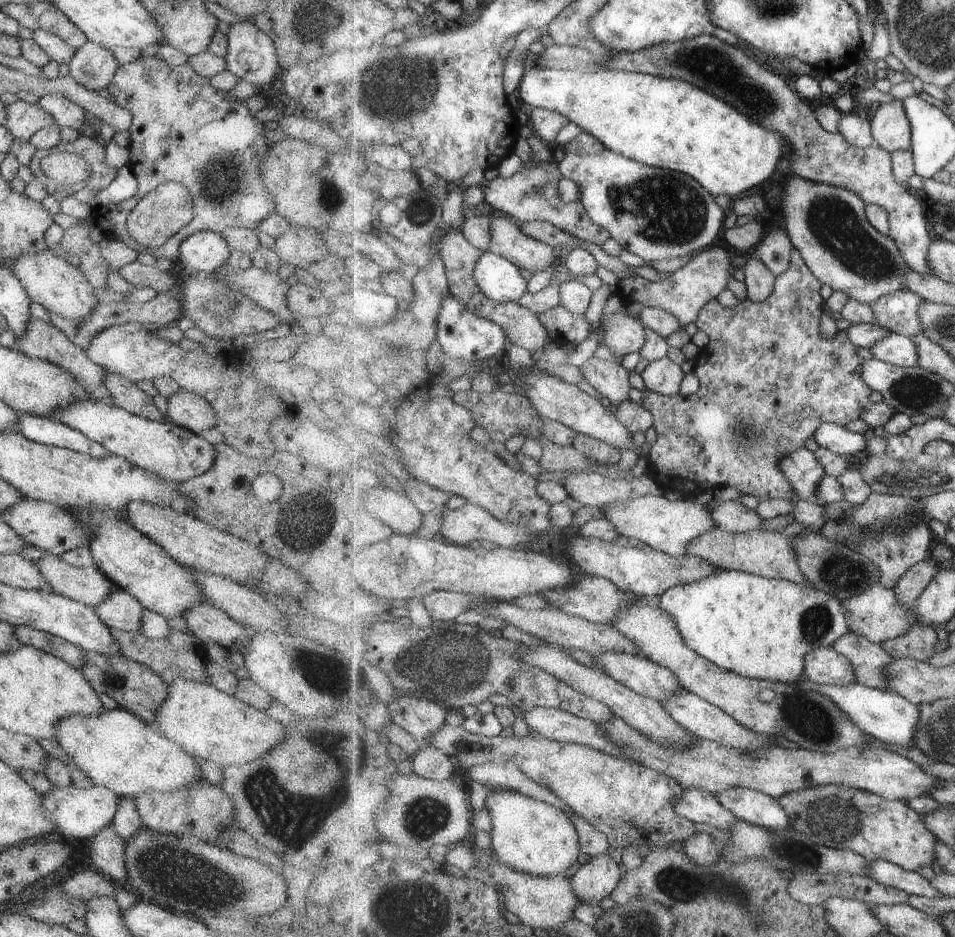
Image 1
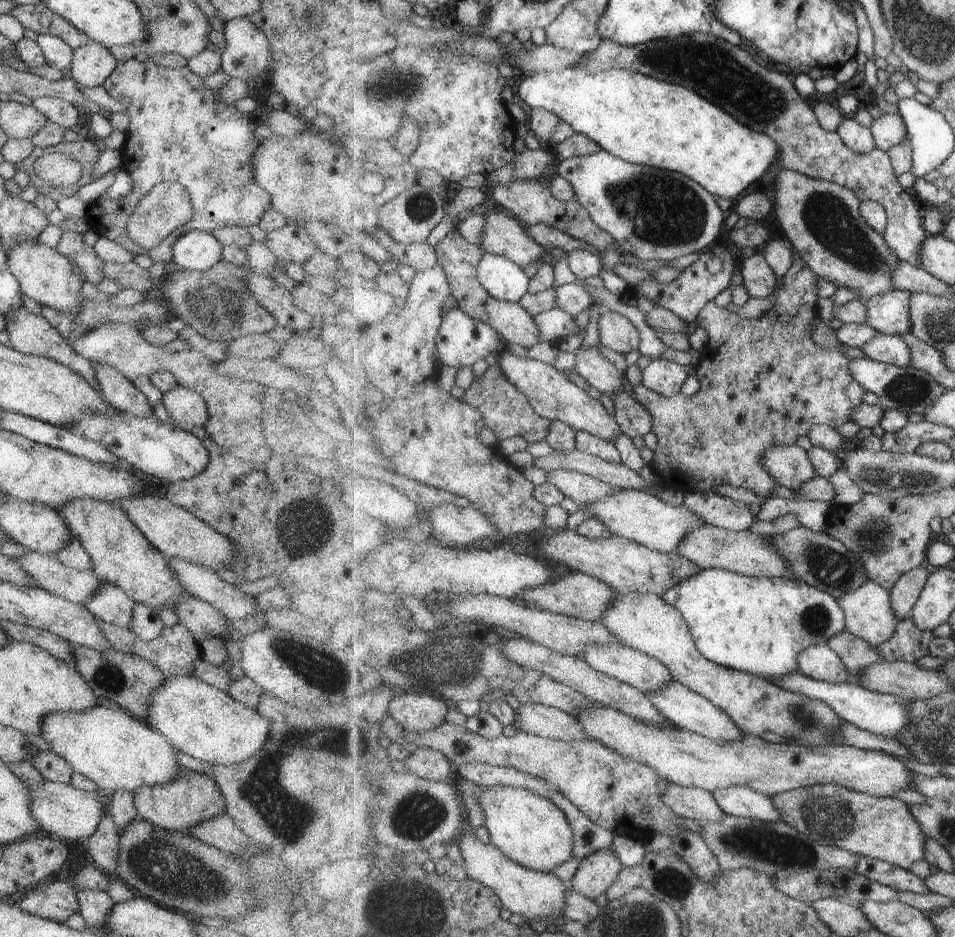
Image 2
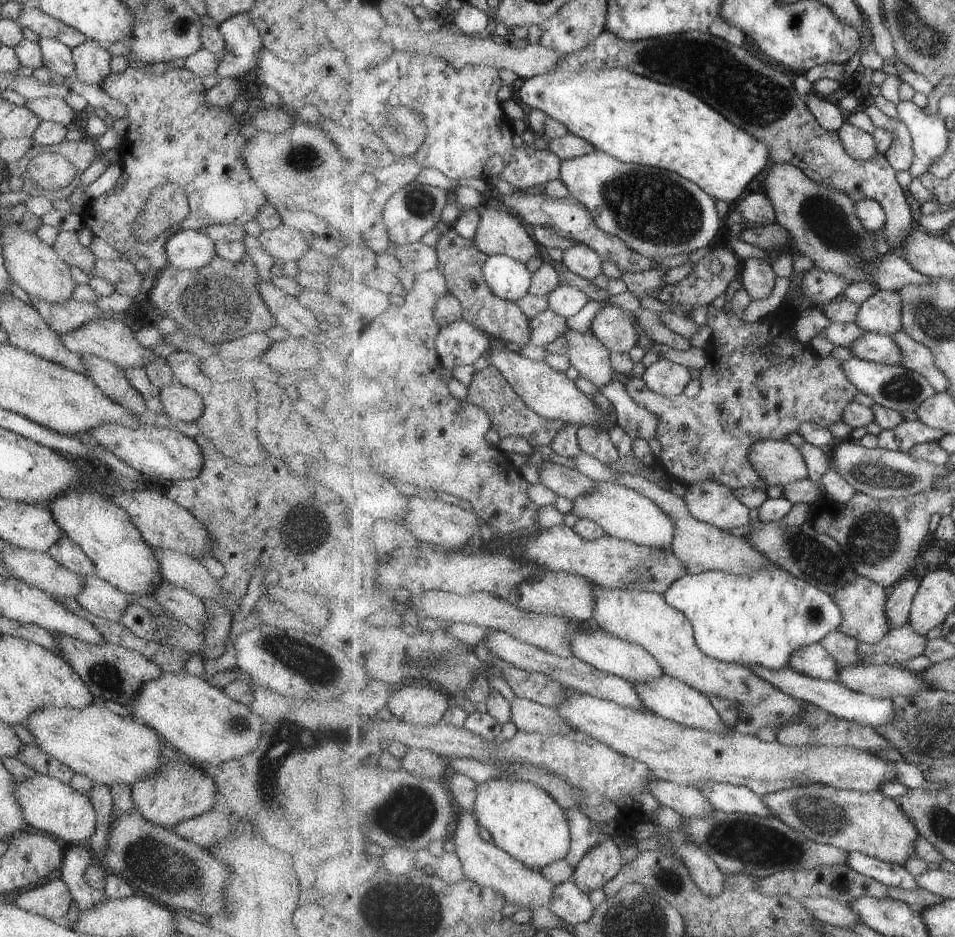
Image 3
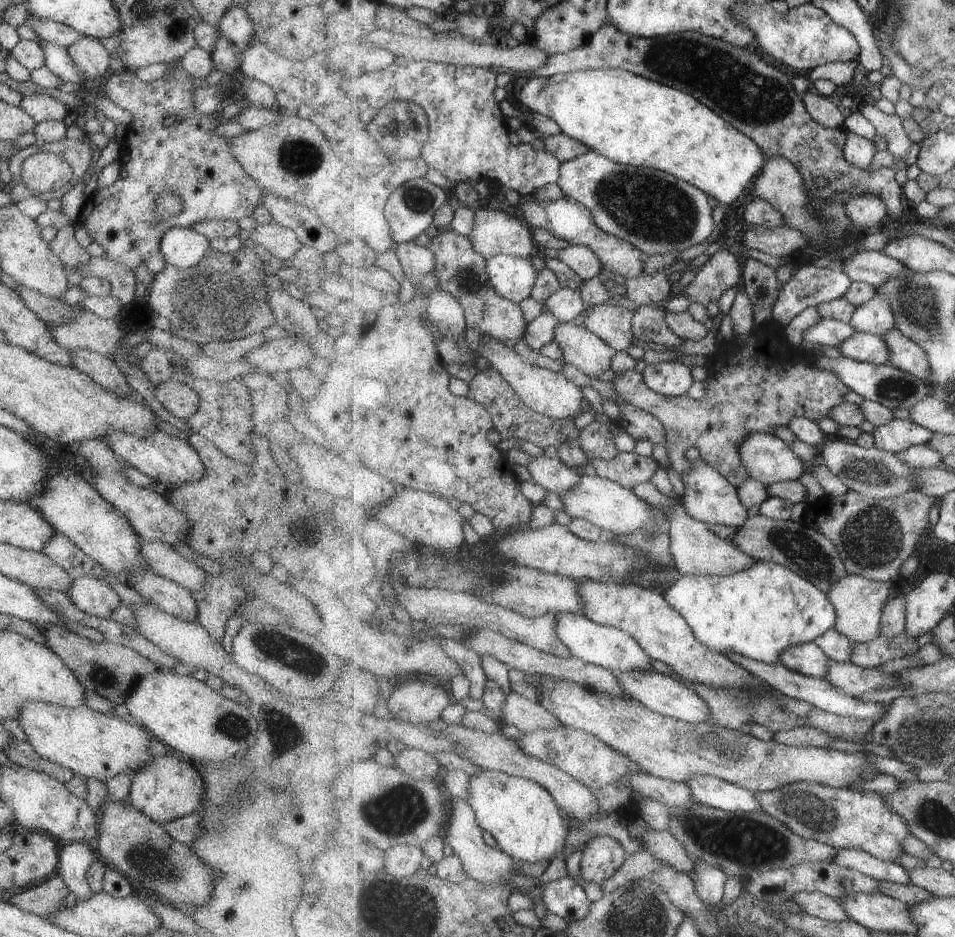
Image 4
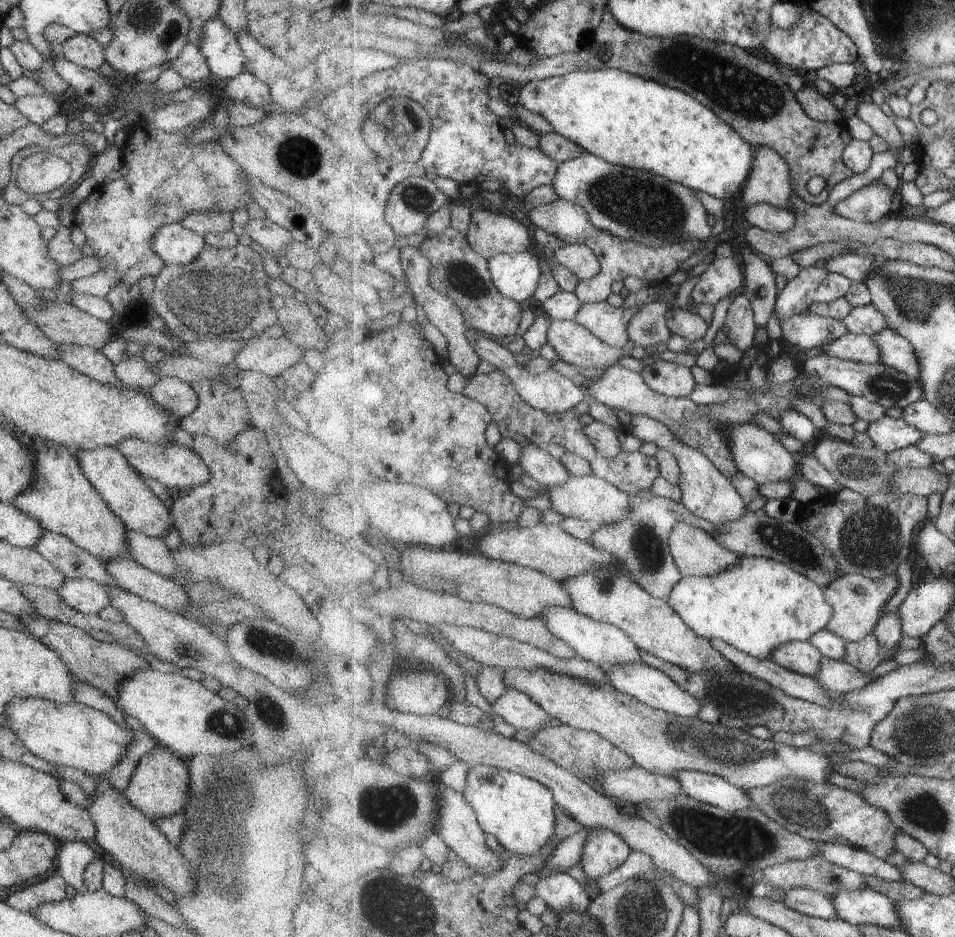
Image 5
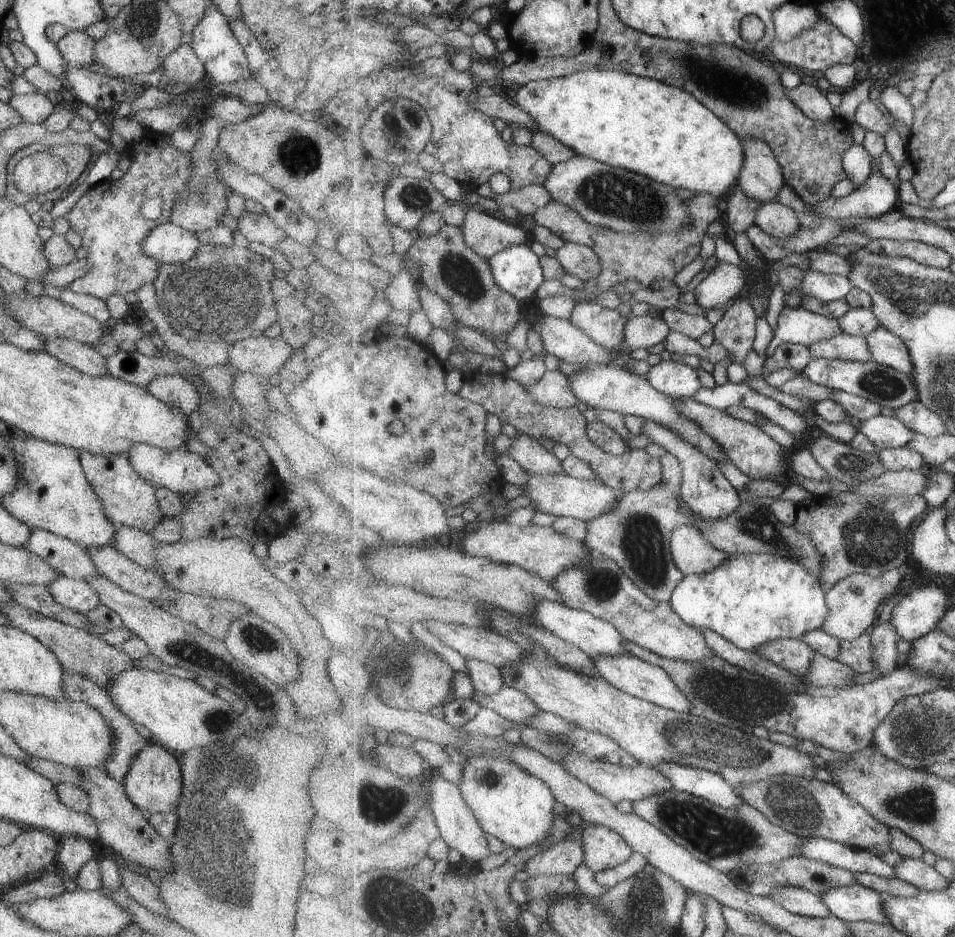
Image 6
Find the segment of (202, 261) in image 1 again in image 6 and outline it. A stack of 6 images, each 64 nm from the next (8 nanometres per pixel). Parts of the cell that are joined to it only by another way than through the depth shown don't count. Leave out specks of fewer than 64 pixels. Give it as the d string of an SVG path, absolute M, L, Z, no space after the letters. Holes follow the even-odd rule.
M171 222L154 226L140 242L141 250L160 265L182 263L189 260L200 245L195 233L175 226Z

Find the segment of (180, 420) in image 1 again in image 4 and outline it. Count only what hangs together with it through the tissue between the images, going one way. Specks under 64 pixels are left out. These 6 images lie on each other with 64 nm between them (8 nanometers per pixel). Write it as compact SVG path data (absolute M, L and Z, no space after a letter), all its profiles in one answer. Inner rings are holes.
M174 377L154 385L153 396L165 410L181 420L187 420L188 416L194 413L199 402L197 393Z

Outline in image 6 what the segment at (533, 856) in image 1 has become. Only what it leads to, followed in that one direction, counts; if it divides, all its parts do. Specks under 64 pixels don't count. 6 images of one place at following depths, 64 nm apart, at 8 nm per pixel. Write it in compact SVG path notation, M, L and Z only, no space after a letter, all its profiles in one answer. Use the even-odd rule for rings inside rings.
M475 755L469 759L460 789L483 830L504 840L508 846L527 849L549 837L556 816L556 793L541 777L531 774L509 756Z

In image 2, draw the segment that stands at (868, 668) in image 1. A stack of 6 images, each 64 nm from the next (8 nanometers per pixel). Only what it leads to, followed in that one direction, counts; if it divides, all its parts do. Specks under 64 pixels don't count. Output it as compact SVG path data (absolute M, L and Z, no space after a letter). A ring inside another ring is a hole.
M847 630L833 636L826 645L840 654L848 671L857 677L873 663L887 660L876 647Z

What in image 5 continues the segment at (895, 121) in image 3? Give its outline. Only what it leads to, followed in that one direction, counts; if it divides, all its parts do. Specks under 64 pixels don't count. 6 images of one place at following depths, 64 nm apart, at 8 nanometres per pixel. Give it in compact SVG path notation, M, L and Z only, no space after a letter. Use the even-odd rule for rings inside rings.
M861 103L857 106L856 113L863 122L869 123L877 135L881 135L890 146L904 147L903 136L899 126L895 124L895 114L887 116L881 106L874 103Z

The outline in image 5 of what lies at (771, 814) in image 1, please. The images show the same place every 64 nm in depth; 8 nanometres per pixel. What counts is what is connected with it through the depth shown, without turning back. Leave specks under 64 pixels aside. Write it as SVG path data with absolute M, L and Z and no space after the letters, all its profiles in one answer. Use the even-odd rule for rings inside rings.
M693 769L675 771L674 776L679 781L682 792L698 801L733 812L754 806L745 788L721 775Z

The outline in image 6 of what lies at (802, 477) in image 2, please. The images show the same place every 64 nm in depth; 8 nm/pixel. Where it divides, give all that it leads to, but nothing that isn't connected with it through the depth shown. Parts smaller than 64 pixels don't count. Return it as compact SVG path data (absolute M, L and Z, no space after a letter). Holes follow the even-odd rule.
M693 397L680 398L678 400L680 411L689 417L689 420L701 425L705 432L709 433L727 453L729 460L733 461L739 468L753 479L775 478L782 479L783 470L790 459L785 458L785 449L777 439L765 432L759 425L741 419L733 418L727 411L697 402Z

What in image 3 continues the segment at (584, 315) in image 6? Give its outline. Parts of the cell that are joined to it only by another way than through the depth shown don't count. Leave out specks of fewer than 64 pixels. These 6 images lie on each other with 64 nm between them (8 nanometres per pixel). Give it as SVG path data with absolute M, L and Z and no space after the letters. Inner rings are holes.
M604 306L594 316L590 325L594 336L610 351L627 352L639 344L639 336L632 318L616 306Z

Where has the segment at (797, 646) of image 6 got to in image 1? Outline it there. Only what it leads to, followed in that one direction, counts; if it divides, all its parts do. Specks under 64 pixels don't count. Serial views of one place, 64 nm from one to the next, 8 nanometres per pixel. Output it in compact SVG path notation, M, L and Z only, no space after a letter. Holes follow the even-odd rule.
M815 647L809 651L803 676L822 685L846 685L856 681L851 661L836 648Z

